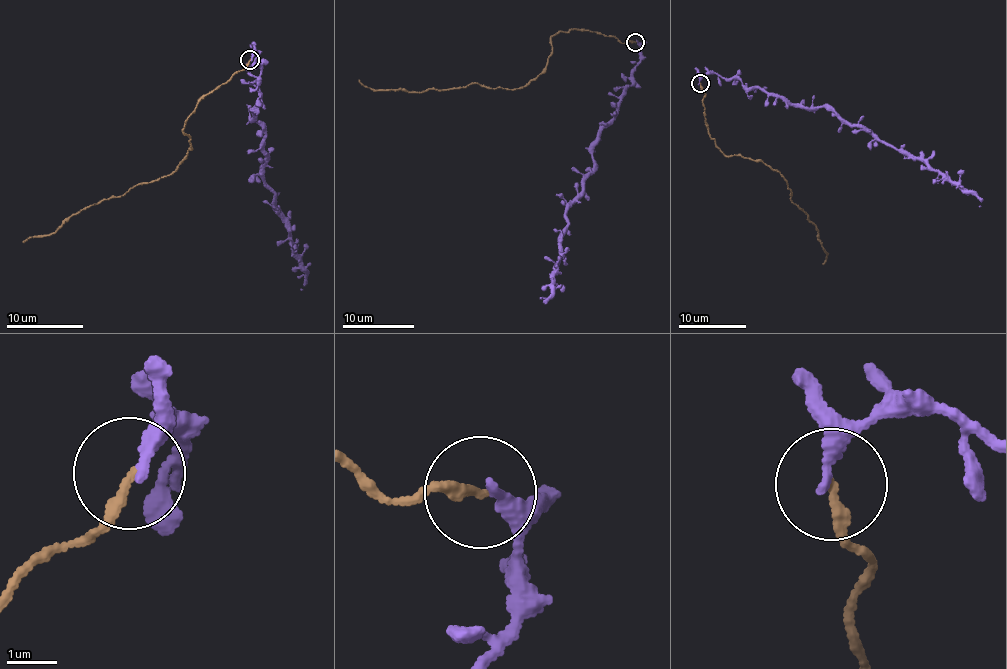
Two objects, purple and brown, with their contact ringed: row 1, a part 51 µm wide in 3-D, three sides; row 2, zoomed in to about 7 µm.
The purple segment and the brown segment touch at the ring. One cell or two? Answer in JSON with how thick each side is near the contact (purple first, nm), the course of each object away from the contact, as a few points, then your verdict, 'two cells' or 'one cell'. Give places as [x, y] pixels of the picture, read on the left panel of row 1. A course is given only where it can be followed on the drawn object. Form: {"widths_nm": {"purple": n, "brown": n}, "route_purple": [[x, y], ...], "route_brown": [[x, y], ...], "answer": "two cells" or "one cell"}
{"widths_nm": {"purple": 320, "brown": 220}, "route_purple": [[250, 59], [258, 54], [261, 95], [254, 121], [270, 156], [263, 178], [305, 277], [299, 289]], "route_brown": [[250, 59], [189, 117], [183, 131], [191, 147], [170, 174], [22, 242]], "answer": "two cells"}

